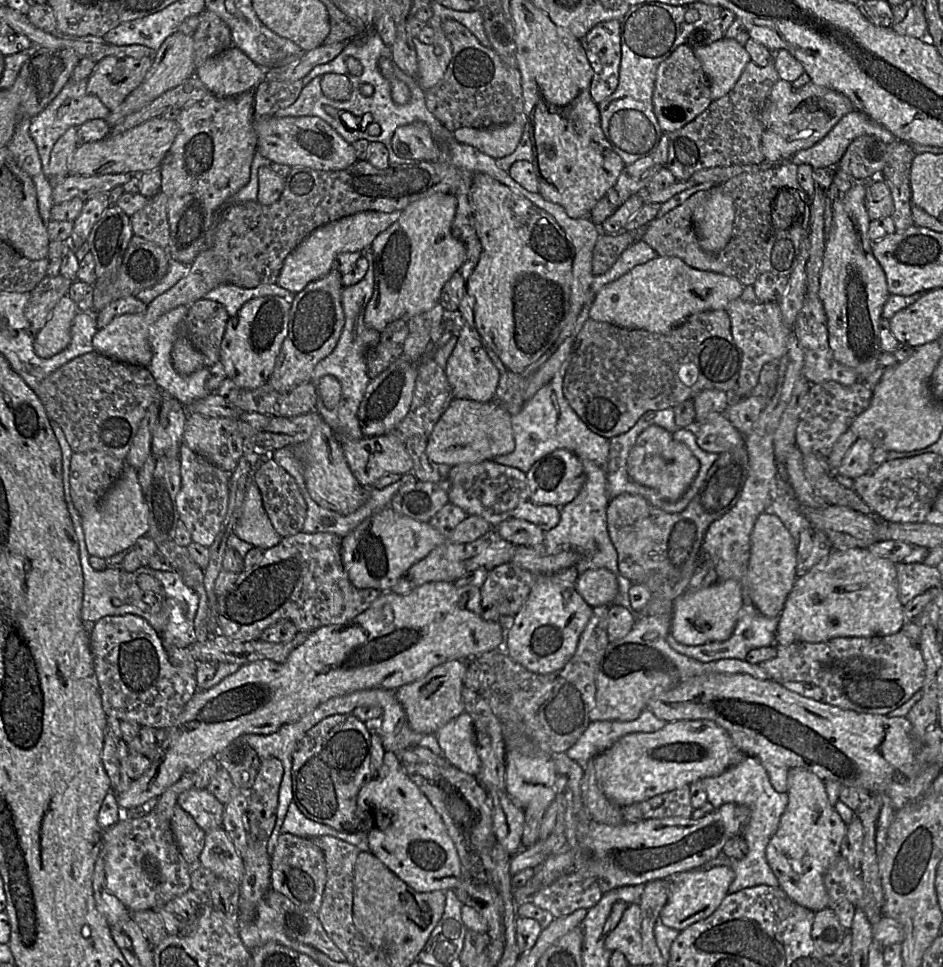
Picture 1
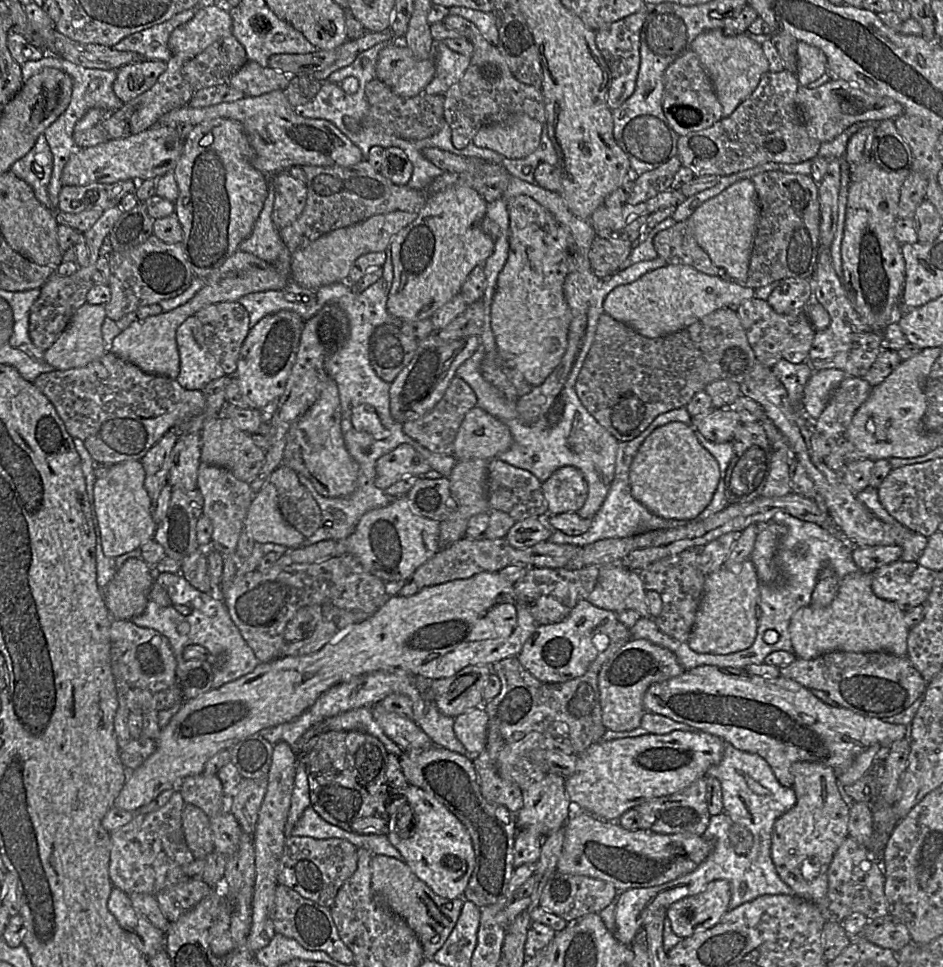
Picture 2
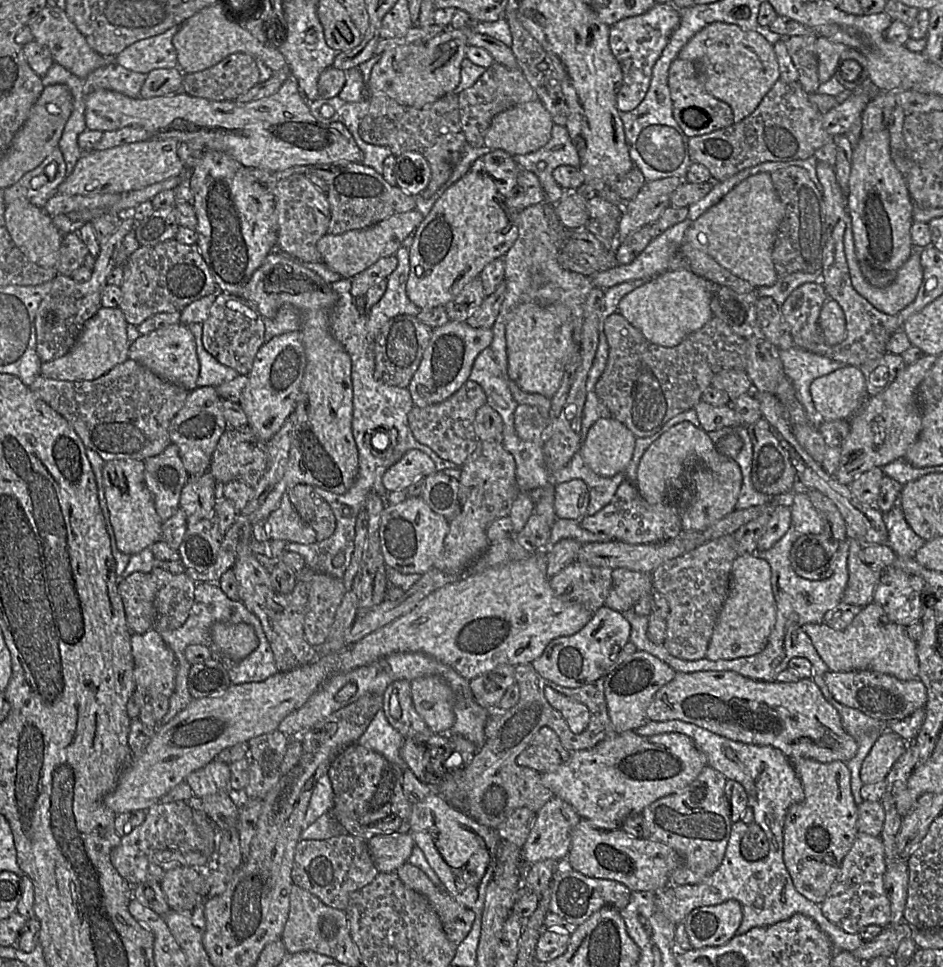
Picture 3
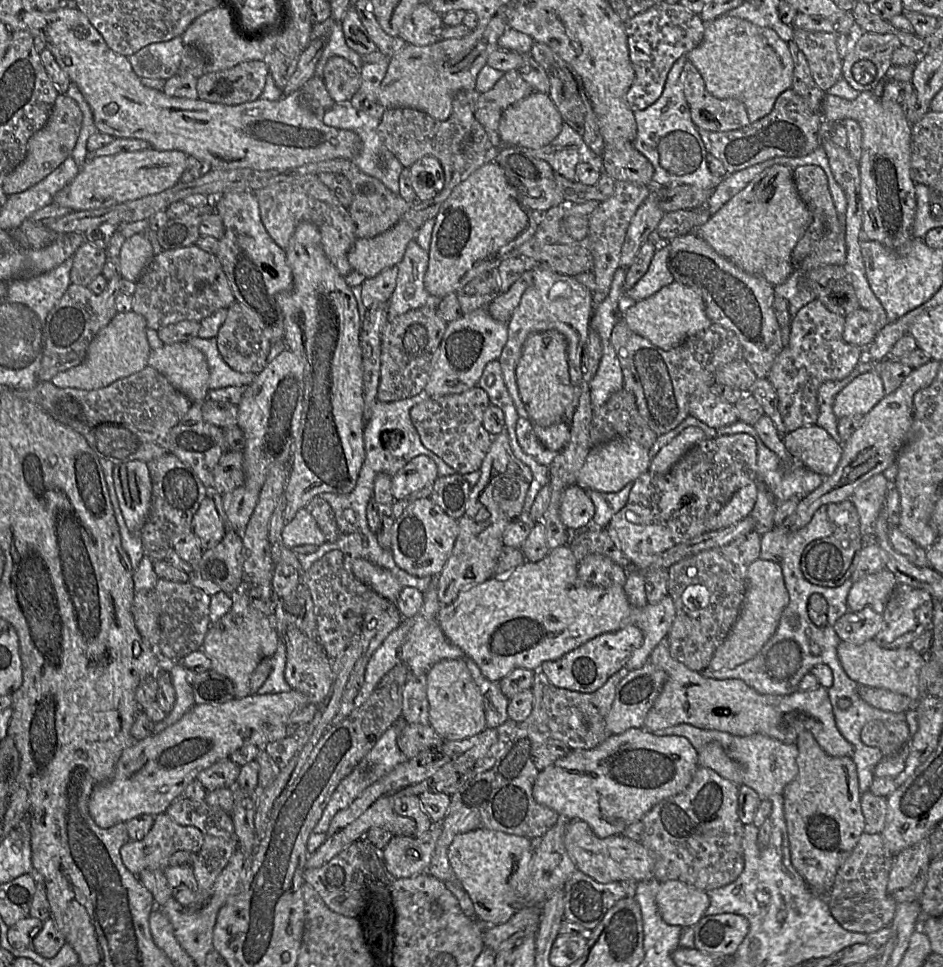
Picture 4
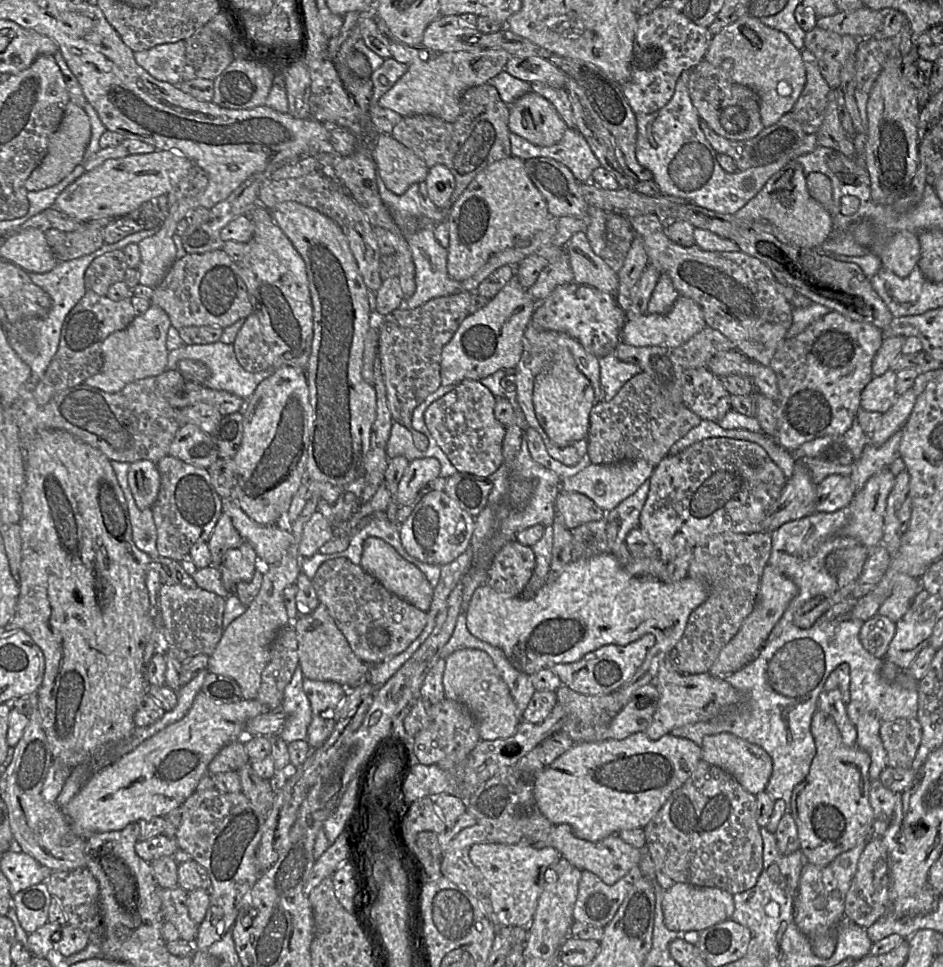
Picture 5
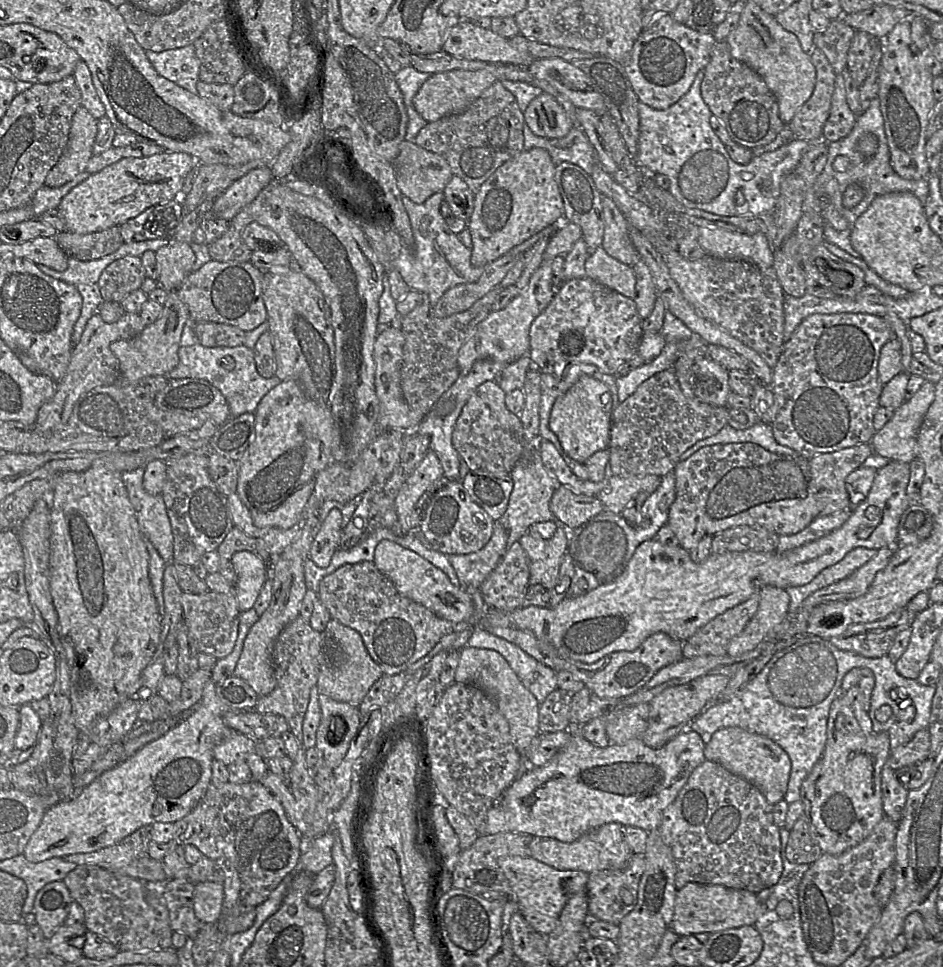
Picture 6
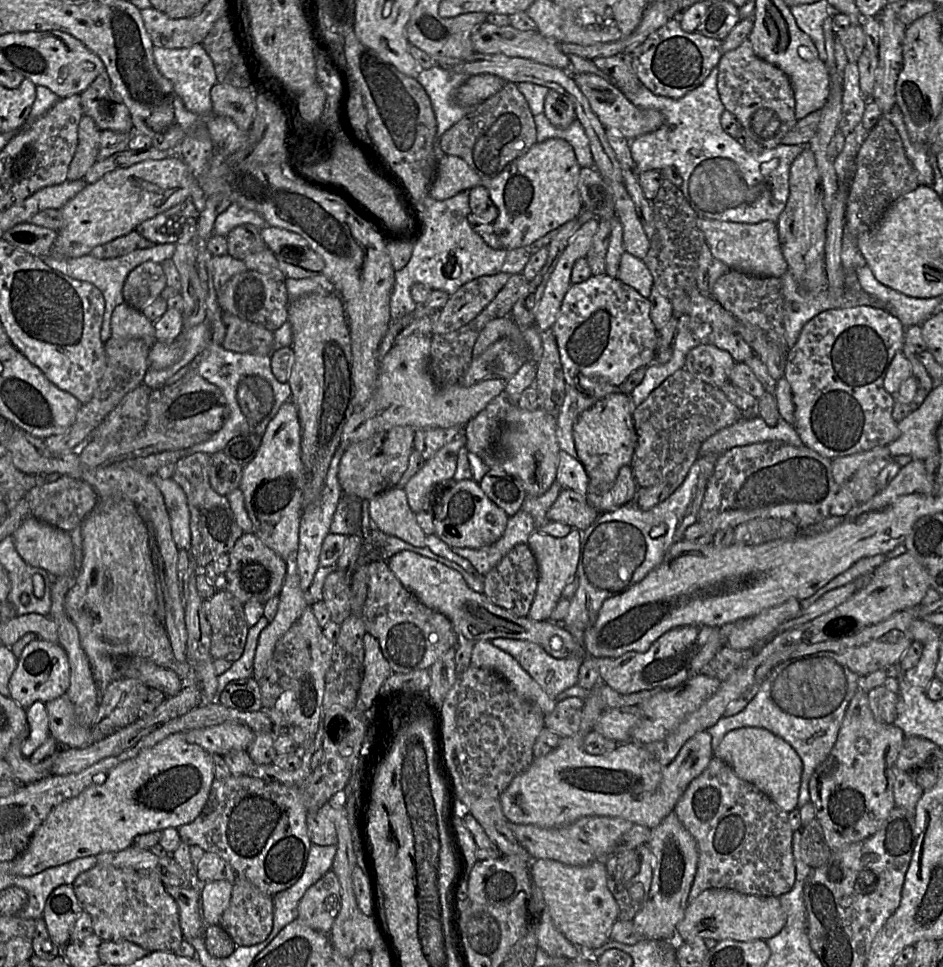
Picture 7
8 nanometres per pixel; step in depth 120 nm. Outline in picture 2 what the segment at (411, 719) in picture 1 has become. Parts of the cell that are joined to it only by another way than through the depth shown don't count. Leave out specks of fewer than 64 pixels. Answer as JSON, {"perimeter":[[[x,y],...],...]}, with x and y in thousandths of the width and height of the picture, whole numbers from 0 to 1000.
{"perimeter":[[[498,688],[457,707],[458,725],[467,737],[484,741],[514,727],[512,714],[523,697],[521,688]]]}

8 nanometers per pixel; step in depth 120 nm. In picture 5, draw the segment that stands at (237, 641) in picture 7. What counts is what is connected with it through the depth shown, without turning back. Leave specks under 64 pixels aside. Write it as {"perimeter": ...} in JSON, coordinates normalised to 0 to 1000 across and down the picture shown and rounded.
{"perimeter":[[[172,604],[168,629],[173,644],[173,658],[178,671],[194,673],[199,678],[224,677],[232,665],[238,648],[239,618],[213,608]]]}

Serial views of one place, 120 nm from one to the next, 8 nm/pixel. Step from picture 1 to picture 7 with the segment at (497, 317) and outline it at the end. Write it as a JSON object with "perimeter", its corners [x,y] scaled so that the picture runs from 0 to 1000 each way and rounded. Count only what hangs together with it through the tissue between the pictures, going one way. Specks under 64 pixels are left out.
{"perimeter":[[[657,405],[647,406],[634,413],[618,425],[608,441],[608,453],[613,476],[625,492],[625,508],[641,509],[653,496],[662,482],[668,482],[676,458],[671,440],[671,424],[674,421],[668,411]]]}

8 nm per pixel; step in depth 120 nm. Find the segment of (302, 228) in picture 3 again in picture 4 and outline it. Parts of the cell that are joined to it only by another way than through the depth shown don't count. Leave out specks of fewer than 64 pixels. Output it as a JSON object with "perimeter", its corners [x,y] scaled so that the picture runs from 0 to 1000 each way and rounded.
{"perimeter":[[[328,179],[306,187],[297,187],[271,199],[278,230],[290,248],[303,257],[314,234],[327,229],[336,234],[345,264],[365,286],[368,294],[382,296],[388,289],[386,284],[372,278],[368,264],[380,246],[375,229],[368,214],[338,185],[336,180]]]}

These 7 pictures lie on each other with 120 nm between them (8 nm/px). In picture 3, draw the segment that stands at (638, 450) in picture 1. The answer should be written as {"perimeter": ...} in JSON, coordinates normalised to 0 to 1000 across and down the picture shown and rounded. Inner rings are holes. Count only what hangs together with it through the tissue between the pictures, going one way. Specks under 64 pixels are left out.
{"perimeter":[[[722,436],[702,448],[683,467],[676,483],[674,504],[688,521],[705,520],[709,511],[726,515],[722,543],[729,549],[745,549],[782,526],[787,501],[784,481],[760,466],[751,447],[732,436]],[[721,494],[732,497],[732,507],[719,507]]]}

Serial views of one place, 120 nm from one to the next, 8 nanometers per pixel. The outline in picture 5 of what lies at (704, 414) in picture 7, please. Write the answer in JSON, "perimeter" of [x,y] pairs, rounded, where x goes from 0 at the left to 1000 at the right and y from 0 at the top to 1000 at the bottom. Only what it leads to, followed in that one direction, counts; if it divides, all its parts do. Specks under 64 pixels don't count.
{"perimeter":[[[678,386],[650,413],[634,416],[627,423],[620,475],[630,480],[682,475],[697,482],[709,469],[712,461],[743,435],[726,418],[716,419],[707,414],[687,387]]]}

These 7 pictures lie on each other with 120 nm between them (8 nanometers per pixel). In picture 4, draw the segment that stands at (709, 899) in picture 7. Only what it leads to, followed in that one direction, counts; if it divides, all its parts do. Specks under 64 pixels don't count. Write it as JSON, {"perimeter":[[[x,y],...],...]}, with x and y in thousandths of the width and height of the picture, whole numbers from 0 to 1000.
{"perimeter":[[[708,910],[700,913],[696,935],[704,953],[725,960],[735,959],[749,945],[753,931],[750,921]]]}

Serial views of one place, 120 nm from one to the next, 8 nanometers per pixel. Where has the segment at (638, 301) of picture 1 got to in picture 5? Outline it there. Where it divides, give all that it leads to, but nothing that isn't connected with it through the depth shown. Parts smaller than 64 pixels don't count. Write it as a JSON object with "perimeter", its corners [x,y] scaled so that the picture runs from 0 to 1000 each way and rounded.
{"perimeter":[[[721,305],[709,323],[666,326],[660,340],[660,354],[671,358],[720,359],[731,353],[747,339],[751,338],[744,321],[734,309]]]}

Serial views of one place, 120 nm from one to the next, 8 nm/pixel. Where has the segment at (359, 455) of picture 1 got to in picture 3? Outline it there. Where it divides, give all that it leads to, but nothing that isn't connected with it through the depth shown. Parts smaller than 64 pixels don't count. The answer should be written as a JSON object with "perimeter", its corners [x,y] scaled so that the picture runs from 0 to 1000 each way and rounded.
{"perimeter":[[[438,464],[408,488],[405,499],[411,509],[422,508],[461,488],[460,477],[448,466]]]}

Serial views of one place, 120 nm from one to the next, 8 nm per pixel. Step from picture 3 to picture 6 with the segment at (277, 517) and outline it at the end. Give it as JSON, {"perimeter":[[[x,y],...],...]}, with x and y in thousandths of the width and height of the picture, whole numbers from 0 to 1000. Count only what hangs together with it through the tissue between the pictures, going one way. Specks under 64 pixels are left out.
{"perimeter":[[[354,526],[339,540],[330,563],[327,577],[338,586],[347,586],[362,559],[362,529]]]}

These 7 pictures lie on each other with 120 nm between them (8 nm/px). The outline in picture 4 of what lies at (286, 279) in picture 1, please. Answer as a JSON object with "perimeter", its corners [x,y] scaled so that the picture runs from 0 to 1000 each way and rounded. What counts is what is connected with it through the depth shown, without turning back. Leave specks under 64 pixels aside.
{"perimeter":[[[424,228],[397,245],[380,245],[368,264],[372,278],[392,287],[409,277],[421,276],[442,239],[434,231]]]}

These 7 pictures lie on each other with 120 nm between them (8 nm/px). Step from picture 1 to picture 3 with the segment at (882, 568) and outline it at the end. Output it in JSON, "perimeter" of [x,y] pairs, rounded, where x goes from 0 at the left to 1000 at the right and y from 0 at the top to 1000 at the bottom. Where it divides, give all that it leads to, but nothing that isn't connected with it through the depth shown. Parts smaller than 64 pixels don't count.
{"perimeter":[[[927,622],[913,629],[895,651],[884,651],[874,643],[854,645],[850,651],[858,658],[871,681],[884,695],[923,693],[942,697],[957,704],[975,701],[971,664],[962,656],[962,649],[944,642],[936,629]]]}

